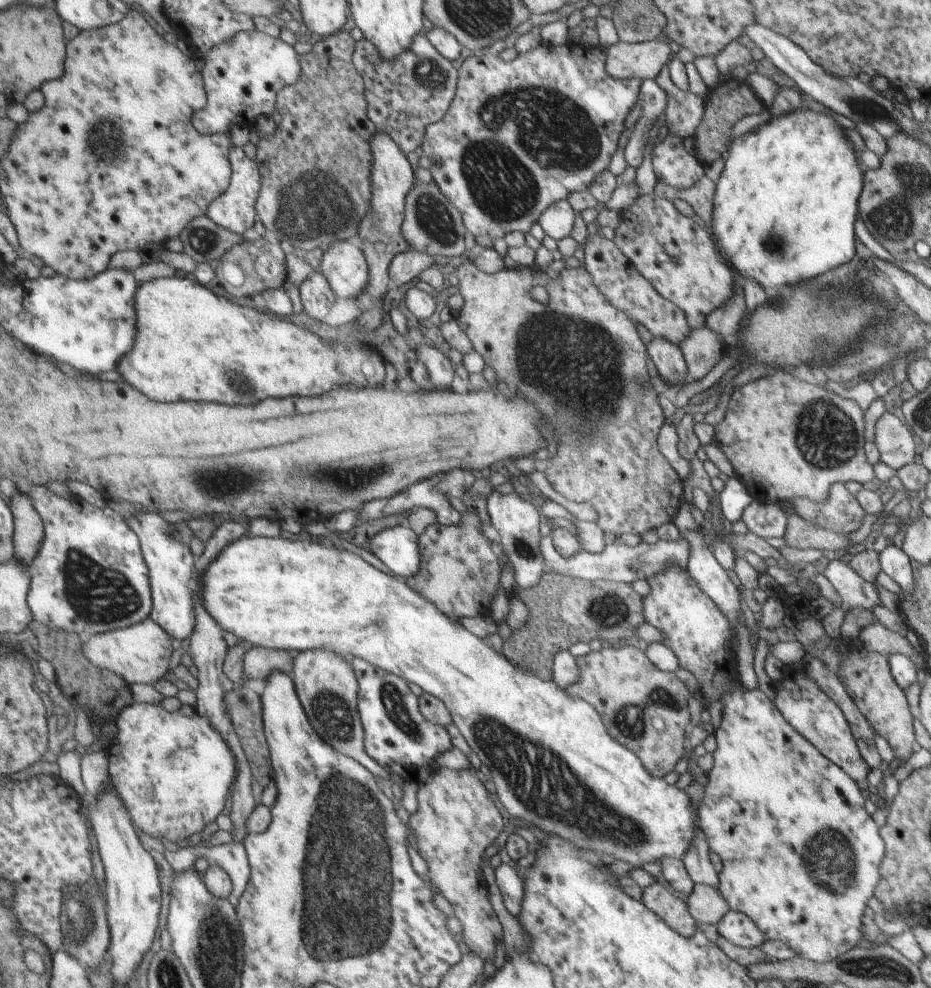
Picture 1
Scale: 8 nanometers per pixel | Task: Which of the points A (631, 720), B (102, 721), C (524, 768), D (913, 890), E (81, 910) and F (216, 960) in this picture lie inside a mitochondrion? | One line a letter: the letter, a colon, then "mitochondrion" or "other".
A: mitochondrion
B: other
C: mitochondrion
D: other
E: mitochondrion
F: mitochondrion

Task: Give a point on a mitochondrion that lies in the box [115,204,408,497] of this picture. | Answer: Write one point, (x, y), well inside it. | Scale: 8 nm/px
(235, 379)

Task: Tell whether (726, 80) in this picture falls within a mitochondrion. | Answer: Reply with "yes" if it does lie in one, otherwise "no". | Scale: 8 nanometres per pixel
no

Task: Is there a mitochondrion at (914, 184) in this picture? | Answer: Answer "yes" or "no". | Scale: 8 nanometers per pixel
yes

